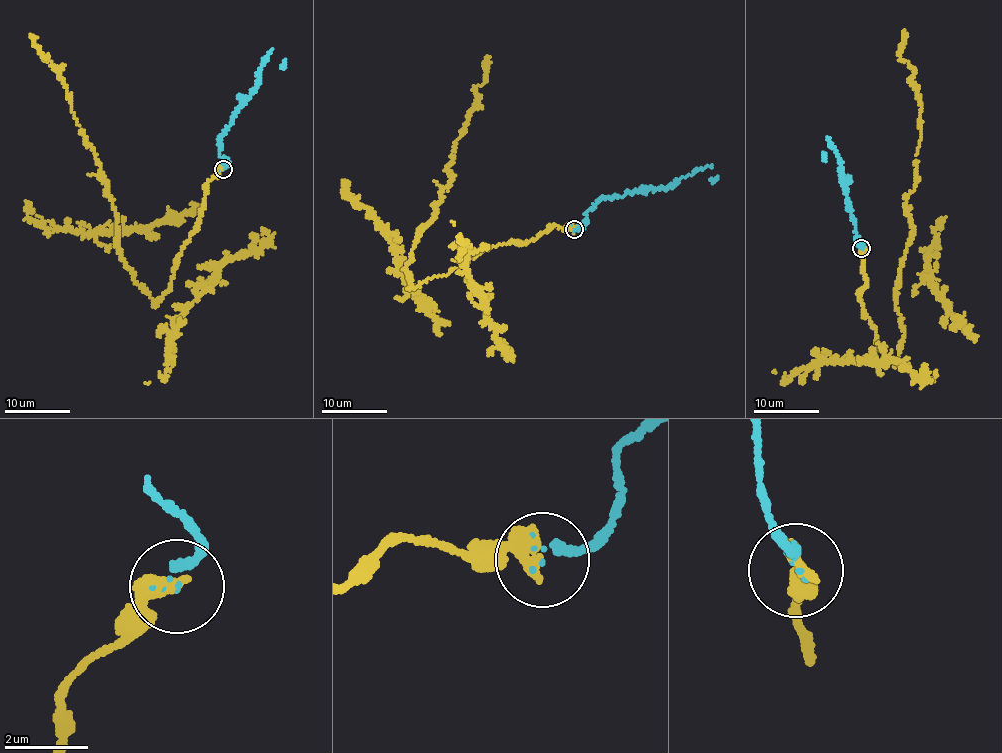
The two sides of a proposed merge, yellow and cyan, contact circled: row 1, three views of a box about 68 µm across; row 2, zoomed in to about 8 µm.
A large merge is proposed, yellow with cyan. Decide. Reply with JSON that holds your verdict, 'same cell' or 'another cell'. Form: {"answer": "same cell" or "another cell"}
{"answer": "same cell"}

